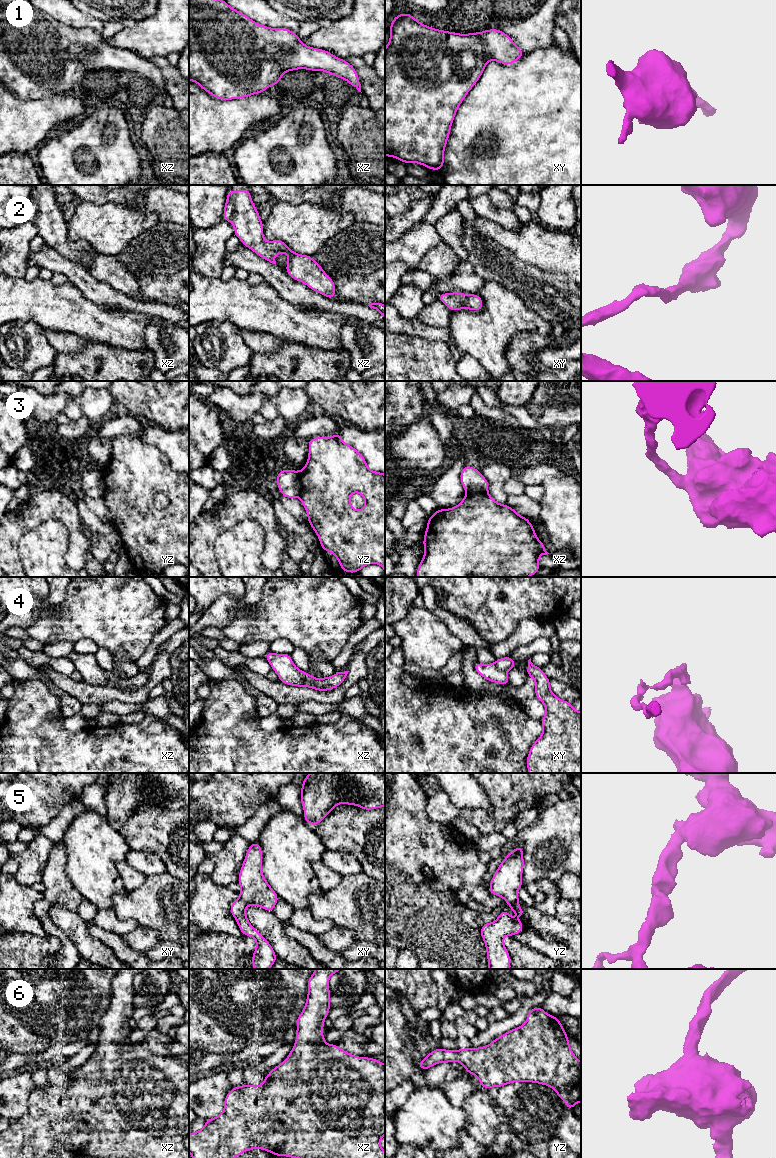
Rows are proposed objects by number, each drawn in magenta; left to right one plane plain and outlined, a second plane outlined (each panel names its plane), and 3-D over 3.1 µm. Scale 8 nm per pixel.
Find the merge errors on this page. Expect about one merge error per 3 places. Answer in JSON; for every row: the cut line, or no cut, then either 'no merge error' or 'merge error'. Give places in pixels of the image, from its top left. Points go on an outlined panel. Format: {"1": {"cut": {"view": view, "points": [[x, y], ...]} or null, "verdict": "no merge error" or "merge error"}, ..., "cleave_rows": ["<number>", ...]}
{"1": {"cut": null, "verdict": "no merge error"}, "2": {"cut": null, "verdict": "no merge error"}, "3": {"cut": {"view": "yz", "points": [[299, 472], [301, 480], [300, 496]]}, "verdict": "merge error"}, "4": {"cut": {"view": "xz", "points": [[301, 672], [309, 683], [332, 688]]}, "verdict": "merge error"}, "5": {"cut": null, "verdict": "no merge error"}, "6": {"cut": null, "verdict": "no merge error"}, "cleave_rows": ["3", "4"]}

